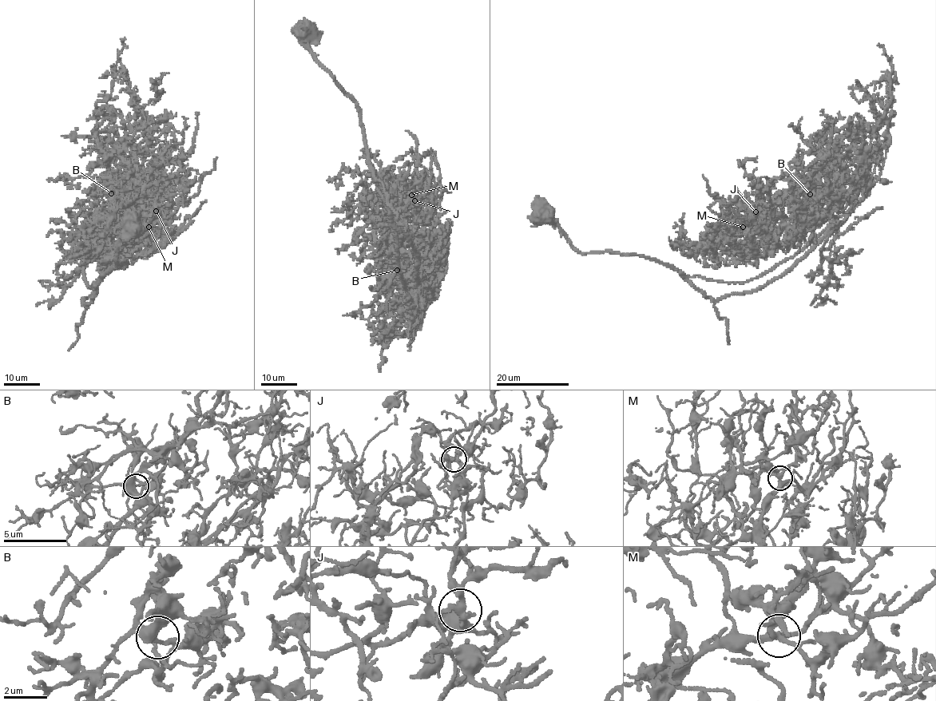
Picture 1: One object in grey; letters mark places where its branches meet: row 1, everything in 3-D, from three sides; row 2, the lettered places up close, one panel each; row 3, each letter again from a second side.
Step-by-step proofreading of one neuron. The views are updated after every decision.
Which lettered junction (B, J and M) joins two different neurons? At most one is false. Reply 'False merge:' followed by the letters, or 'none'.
False merge: none

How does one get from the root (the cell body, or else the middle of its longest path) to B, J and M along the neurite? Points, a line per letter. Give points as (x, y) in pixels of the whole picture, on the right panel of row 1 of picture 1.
B: (541, 214), (580, 251), (658, 259), (721, 299), (758, 290), (826, 235), (834, 219), (807, 217), (810, 194)
J: (541, 214), (580, 251), (658, 259), (713, 299), (787, 271), (834, 219), (776, 228), (755, 211)
M: (541, 214), (580, 251), (658, 259), (713, 299), (787, 271), (834, 219), (783, 225), (759, 247), (743, 226)

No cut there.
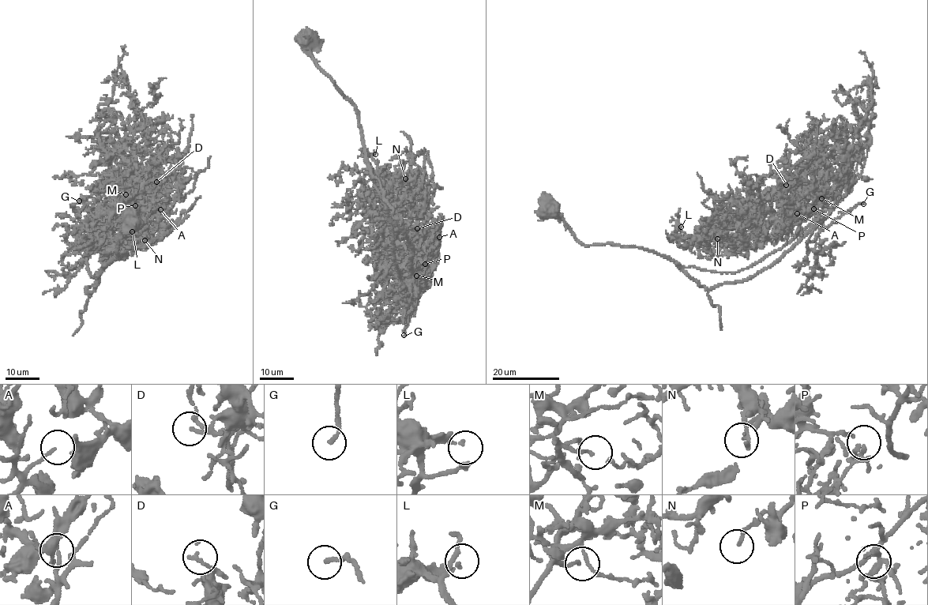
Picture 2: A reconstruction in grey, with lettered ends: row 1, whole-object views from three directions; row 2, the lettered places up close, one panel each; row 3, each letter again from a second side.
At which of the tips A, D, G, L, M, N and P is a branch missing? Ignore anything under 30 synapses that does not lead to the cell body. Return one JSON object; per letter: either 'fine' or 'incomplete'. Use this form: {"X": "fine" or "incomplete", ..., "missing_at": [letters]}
{"A": "incomplete", "D": "fine", "G": "fine", "L": "fine", "M": "fine", "N": "fine", "P": "fine", "missing_at": ["A"]}

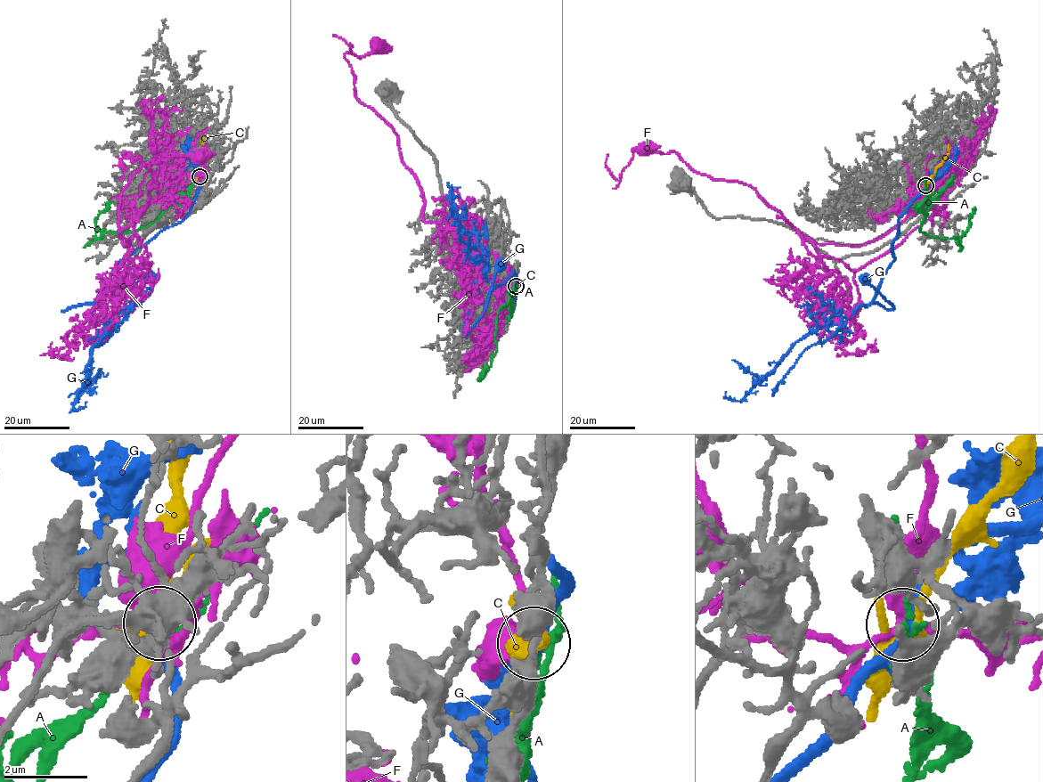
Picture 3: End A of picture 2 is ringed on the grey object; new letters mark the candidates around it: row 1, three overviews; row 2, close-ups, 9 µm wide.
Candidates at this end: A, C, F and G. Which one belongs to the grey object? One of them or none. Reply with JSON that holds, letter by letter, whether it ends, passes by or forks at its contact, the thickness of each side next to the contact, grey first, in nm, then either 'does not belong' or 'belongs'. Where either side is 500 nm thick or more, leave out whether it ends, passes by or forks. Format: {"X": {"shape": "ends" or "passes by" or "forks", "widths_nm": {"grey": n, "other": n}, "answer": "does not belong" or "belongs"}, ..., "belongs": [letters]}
{"A": {"shape": "passes by", "widths_nm": {"grey": 200, "other": 150}, "answer": "does not belong"}, "C": {"widths_nm": {"grey": 600, "other": 440}, "answer": "does not belong"}, "F": {"shape": "forks", "widths_nm": {"grey": 240, "other": 200}, "answer": "does not belong"}, "G": {"shape": "passes by", "widths_nm": {"grey": 240, "other": 280}, "answer": "does not belong"}, "belongs": []}

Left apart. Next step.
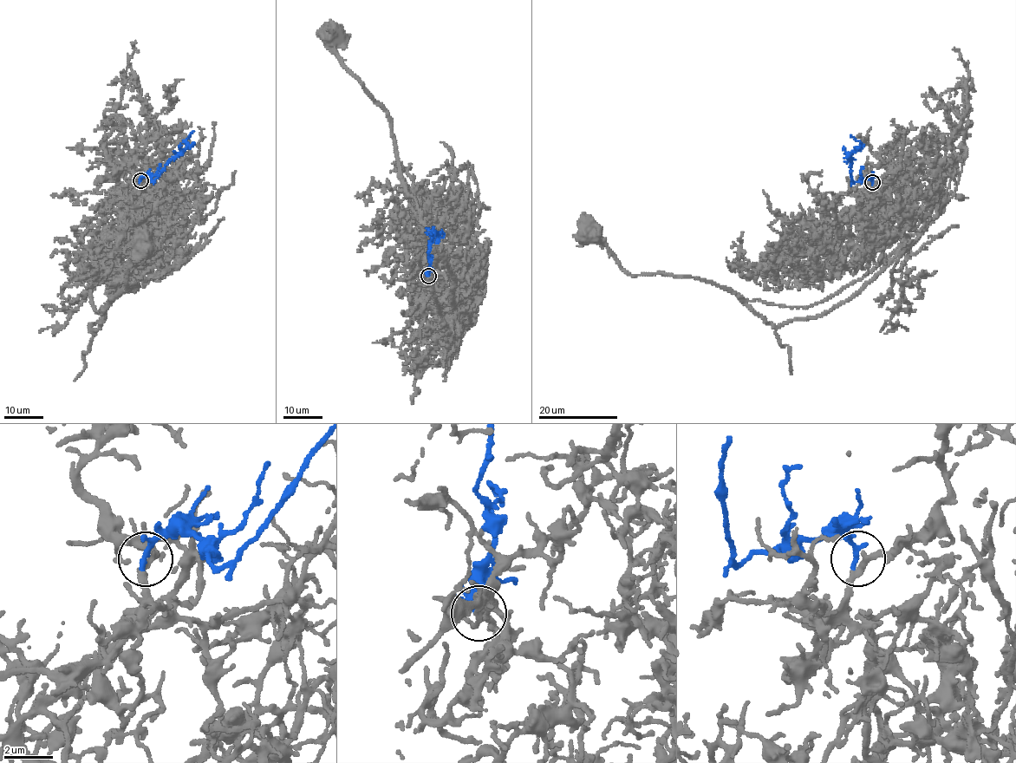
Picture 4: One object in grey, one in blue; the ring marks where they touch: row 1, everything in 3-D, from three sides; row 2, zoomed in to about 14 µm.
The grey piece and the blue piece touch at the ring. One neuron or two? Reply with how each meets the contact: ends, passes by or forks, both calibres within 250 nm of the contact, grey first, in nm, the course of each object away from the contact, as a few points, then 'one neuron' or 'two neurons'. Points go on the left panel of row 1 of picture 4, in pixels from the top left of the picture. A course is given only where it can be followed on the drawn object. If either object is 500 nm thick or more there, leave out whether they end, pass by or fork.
grey passes by; blue passes by; 260 nm thick on the grey side, 170 nm on the other; grey runs (140, 180), (114, 224), (93, 231), (105, 228), (112, 257), (90, 331), (139, 286), (126, 281), (139, 248); blue runs (140, 180), (146, 176), (155, 179), (168, 161), (186, 147), (187, 139), (193, 131); one neuron

